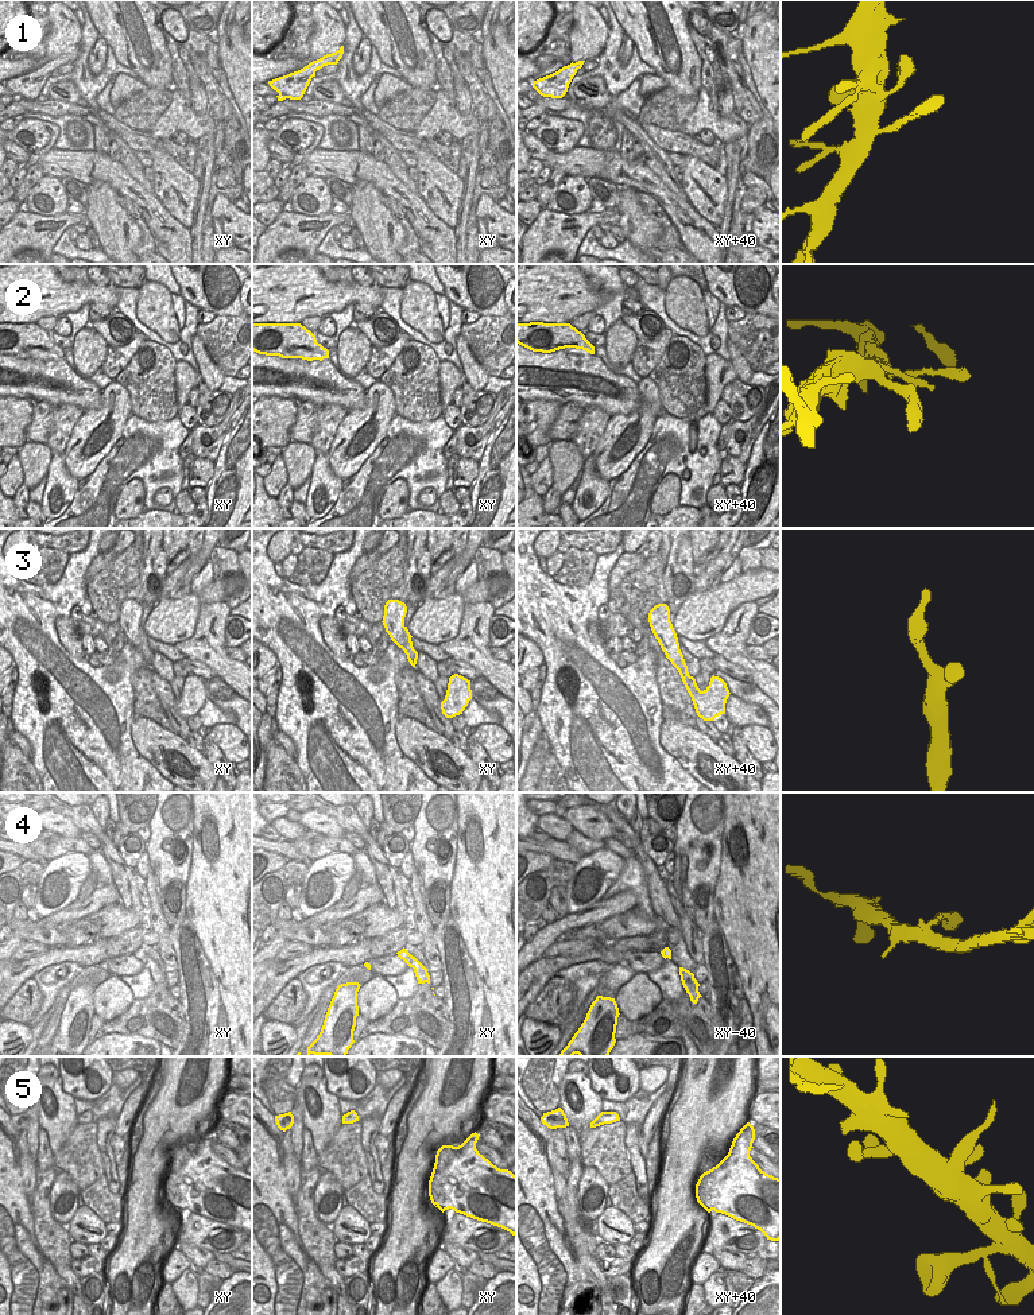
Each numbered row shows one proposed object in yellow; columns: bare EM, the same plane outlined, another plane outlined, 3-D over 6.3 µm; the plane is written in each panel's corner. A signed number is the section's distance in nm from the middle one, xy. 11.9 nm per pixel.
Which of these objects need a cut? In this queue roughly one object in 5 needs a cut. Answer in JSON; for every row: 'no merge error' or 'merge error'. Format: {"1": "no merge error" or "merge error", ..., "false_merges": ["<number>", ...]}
{"1": "no merge error", "2": "no merge error", "3": "no merge error", "4": "no merge error", "5": "no merge error", "false_merges": []}

